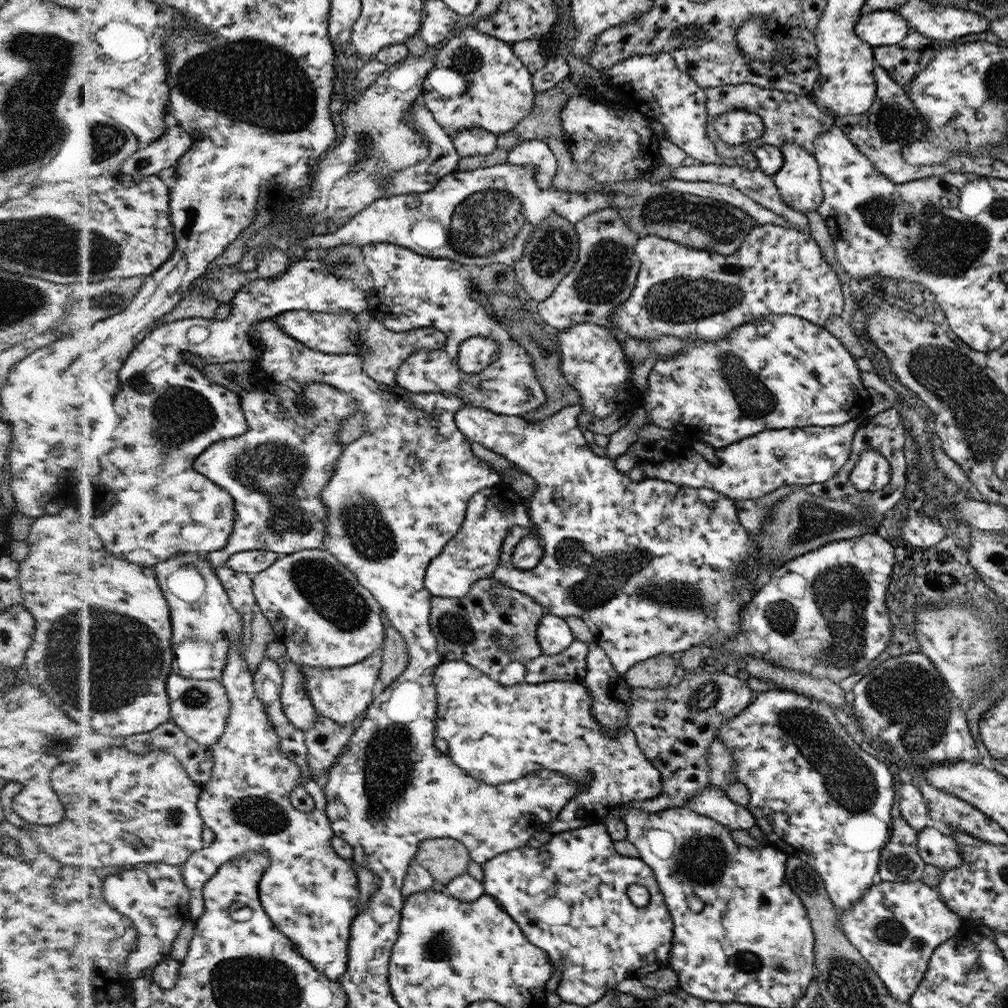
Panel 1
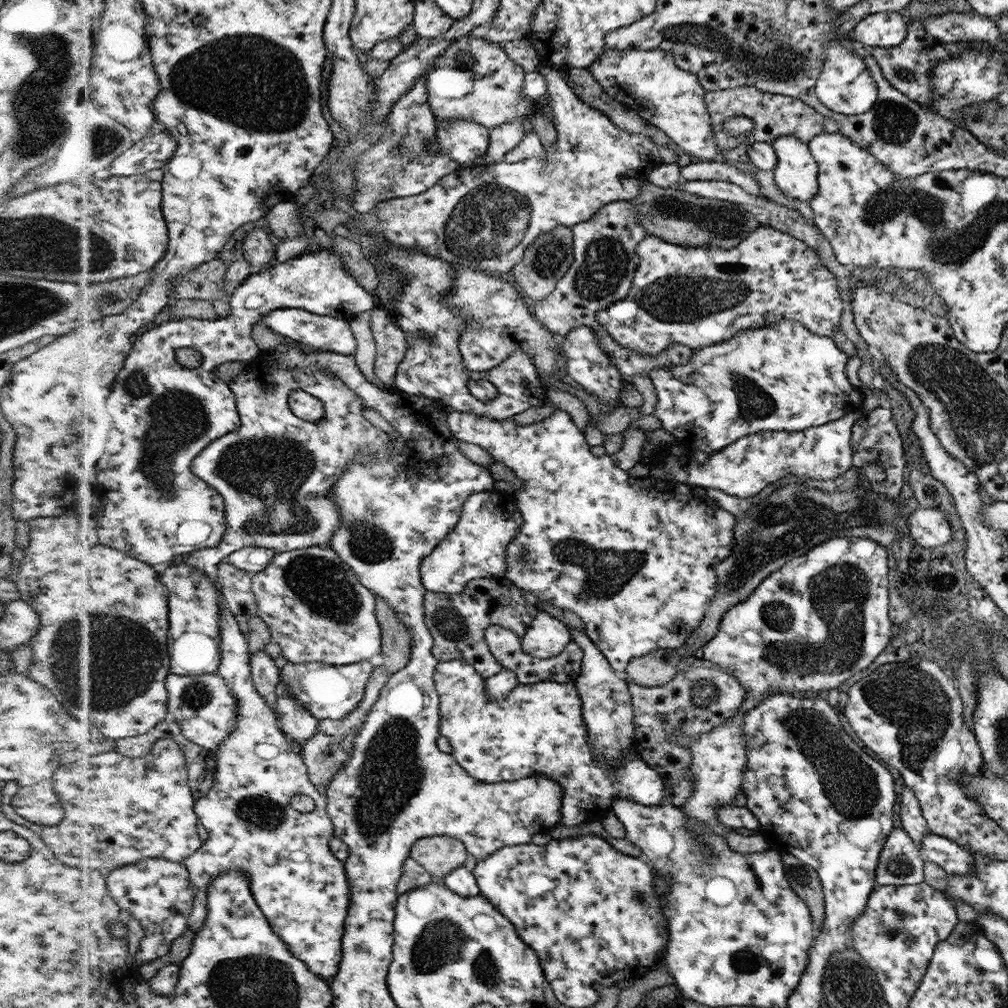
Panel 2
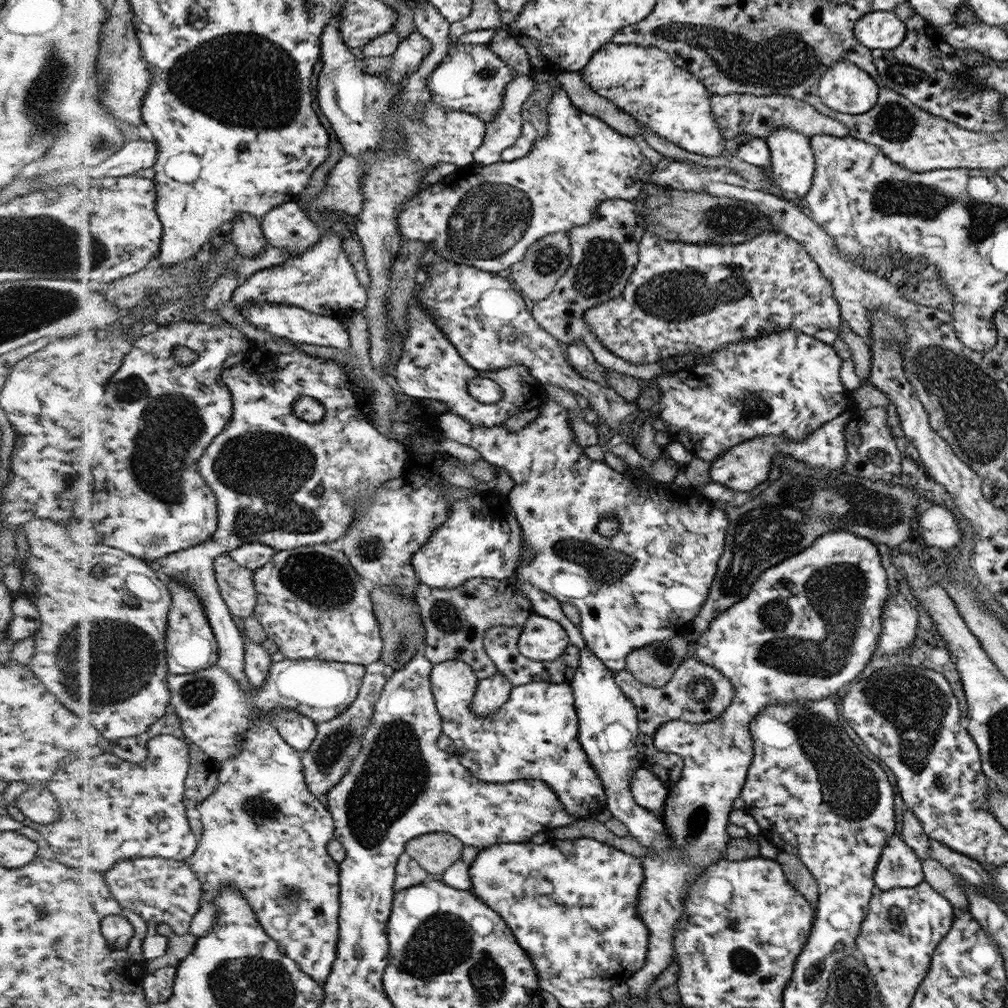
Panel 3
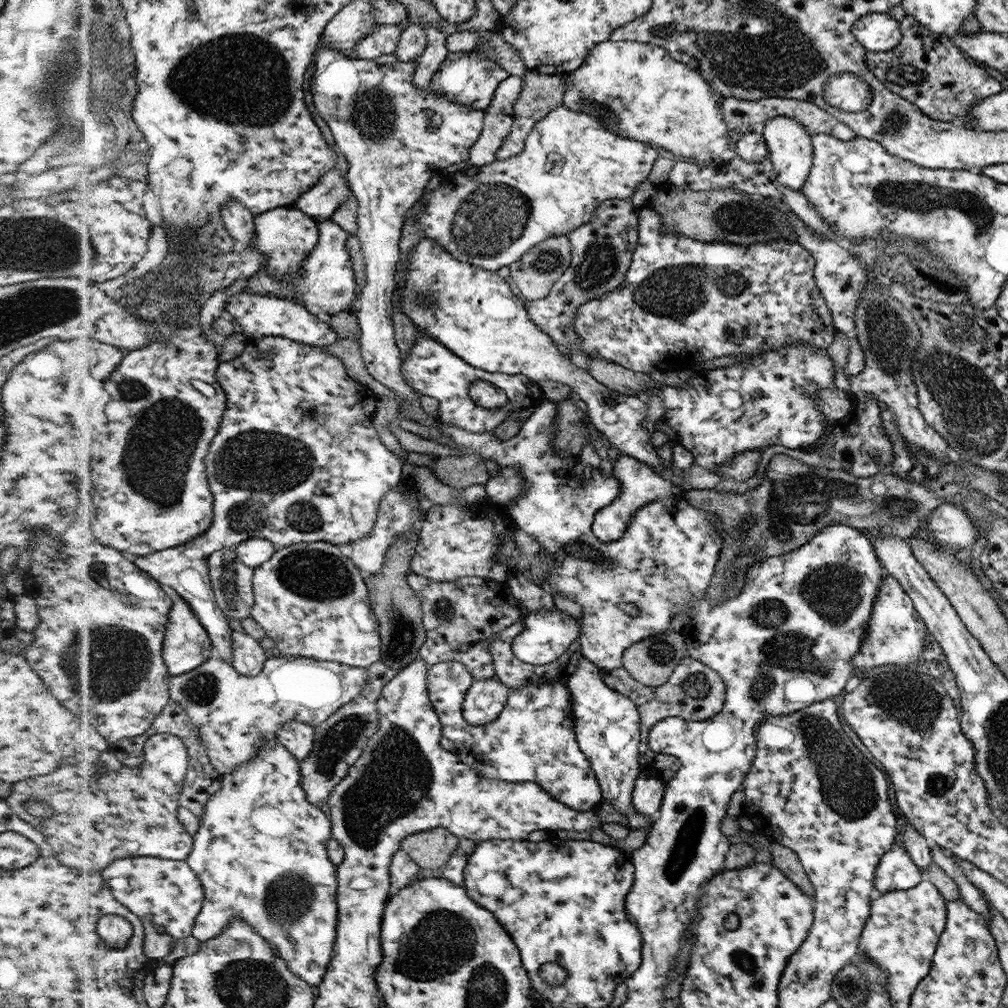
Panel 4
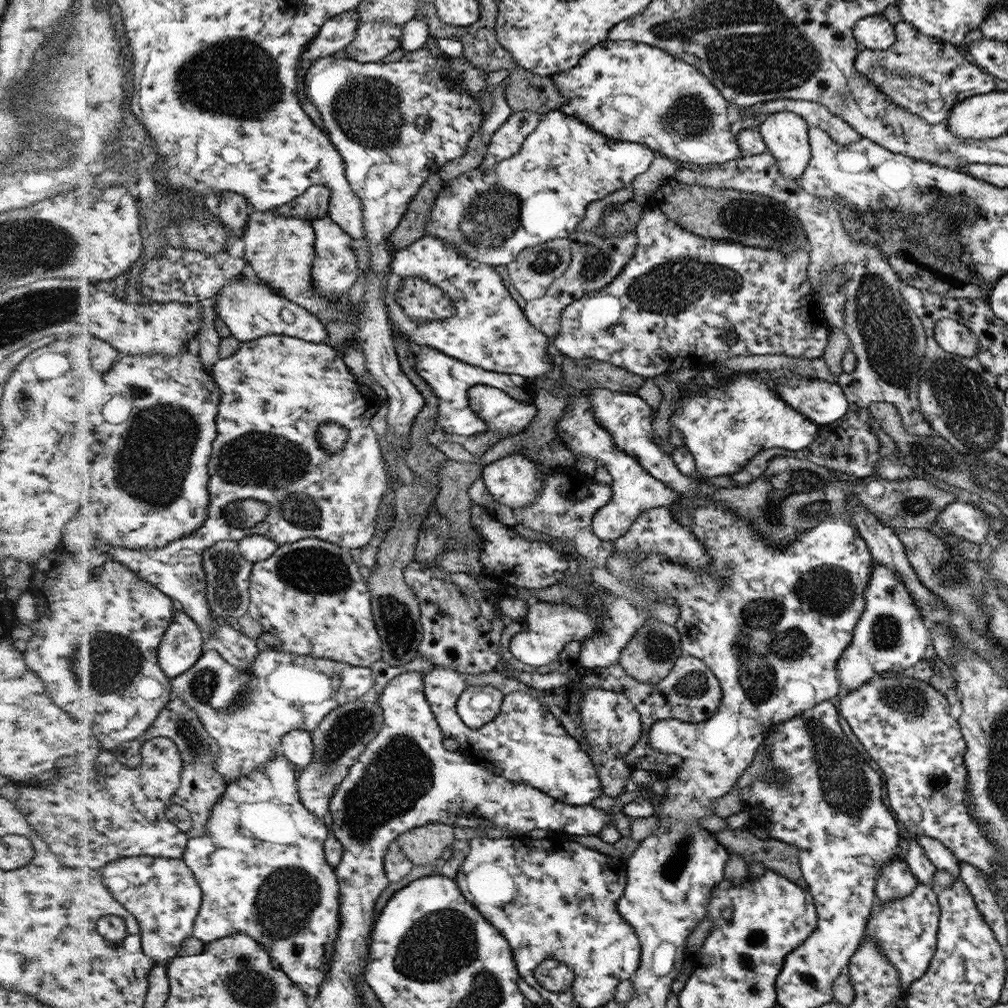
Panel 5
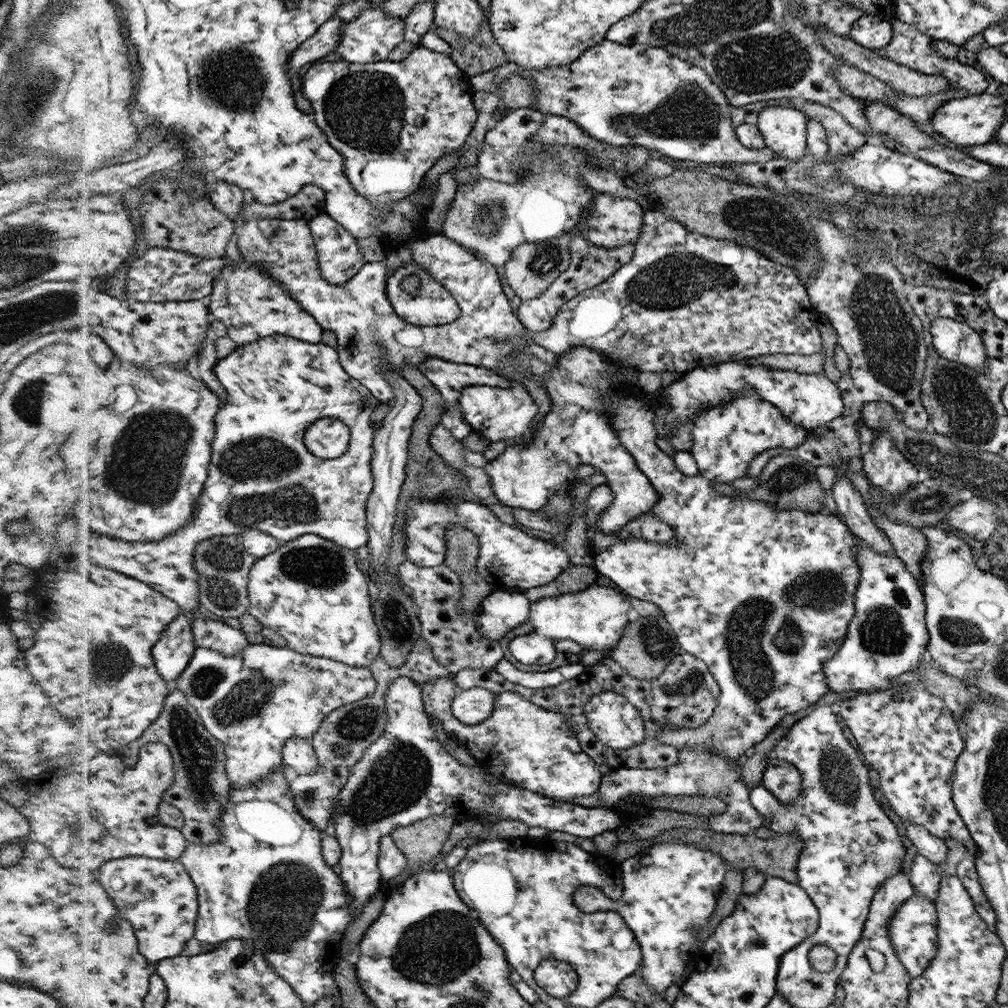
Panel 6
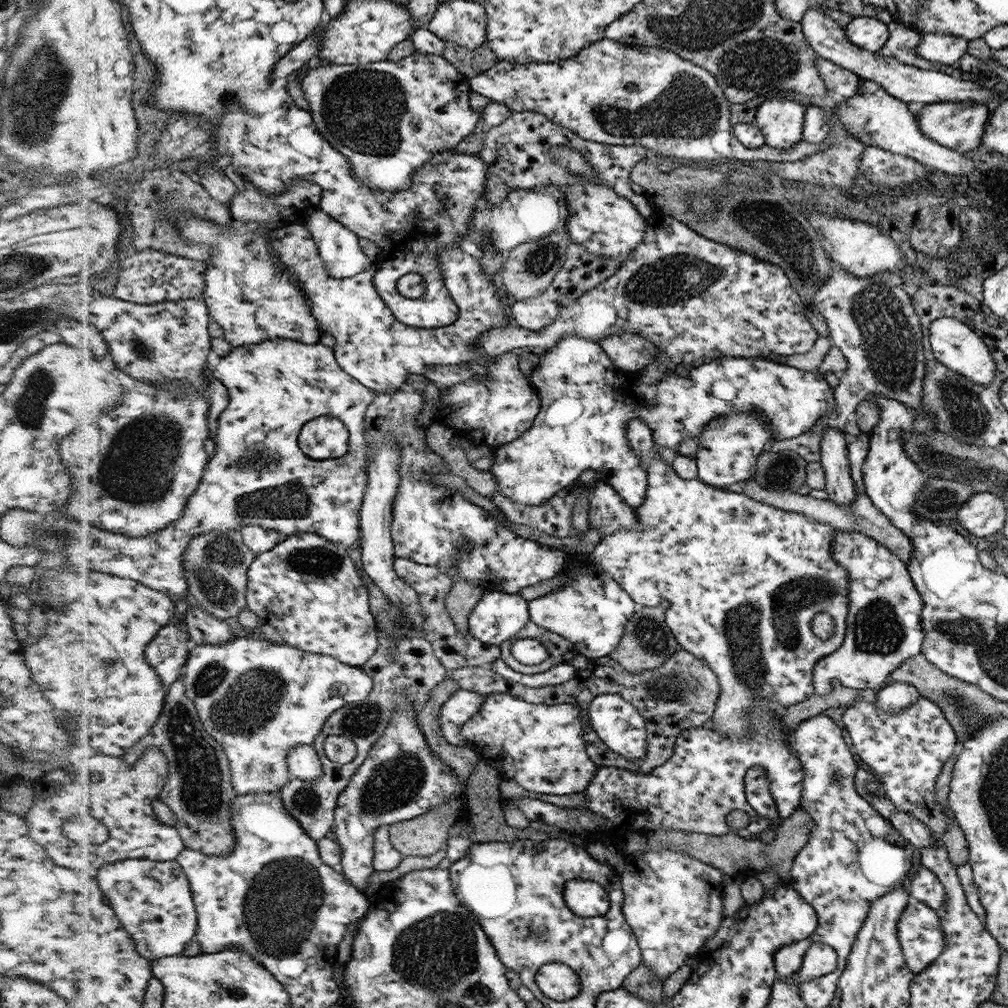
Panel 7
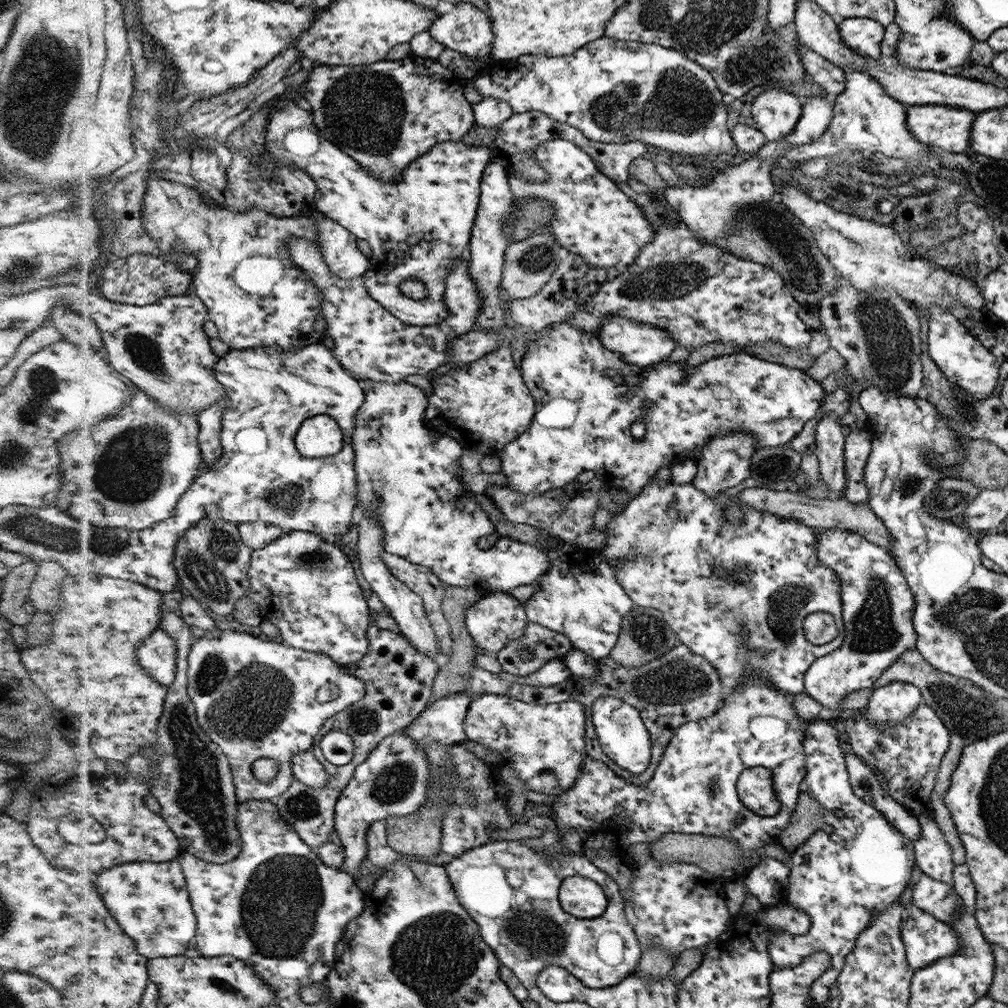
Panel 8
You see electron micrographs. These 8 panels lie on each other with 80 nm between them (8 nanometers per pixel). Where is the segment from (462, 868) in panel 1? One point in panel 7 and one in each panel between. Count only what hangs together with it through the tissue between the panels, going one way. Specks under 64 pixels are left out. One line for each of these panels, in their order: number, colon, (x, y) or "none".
2: (440, 855)
3: (435, 852)
4: (431, 849)
5: (423, 845)
6: (422, 841)
7: (422, 836)

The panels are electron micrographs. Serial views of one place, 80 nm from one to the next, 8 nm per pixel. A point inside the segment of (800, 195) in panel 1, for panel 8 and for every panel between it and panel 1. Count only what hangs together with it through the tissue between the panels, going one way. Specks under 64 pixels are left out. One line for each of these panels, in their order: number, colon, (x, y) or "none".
2: (796, 172)
3: (792, 161)
4: (789, 145)
5: (787, 135)
6: (784, 129)
7: (779, 118)
8: (776, 113)

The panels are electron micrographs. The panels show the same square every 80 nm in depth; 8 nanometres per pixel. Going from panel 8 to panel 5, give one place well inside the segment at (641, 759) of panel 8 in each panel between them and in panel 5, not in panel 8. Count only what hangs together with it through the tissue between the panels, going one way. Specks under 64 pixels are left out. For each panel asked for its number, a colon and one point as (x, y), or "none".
5: (612, 725)
6: (614, 721)
7: (619, 725)

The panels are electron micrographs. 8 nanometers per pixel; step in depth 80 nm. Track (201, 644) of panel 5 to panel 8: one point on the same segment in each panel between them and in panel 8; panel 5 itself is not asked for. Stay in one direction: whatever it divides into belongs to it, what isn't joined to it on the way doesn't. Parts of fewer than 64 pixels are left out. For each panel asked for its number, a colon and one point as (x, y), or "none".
6: (174, 653)
7: (169, 653)
8: (159, 653)

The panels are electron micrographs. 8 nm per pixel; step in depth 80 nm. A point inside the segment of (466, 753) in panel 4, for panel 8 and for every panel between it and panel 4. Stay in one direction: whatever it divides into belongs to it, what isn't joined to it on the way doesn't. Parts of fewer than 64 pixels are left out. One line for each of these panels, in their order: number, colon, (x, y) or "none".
5: (525, 743)
6: (524, 744)
7: (541, 747)
8: (544, 744)

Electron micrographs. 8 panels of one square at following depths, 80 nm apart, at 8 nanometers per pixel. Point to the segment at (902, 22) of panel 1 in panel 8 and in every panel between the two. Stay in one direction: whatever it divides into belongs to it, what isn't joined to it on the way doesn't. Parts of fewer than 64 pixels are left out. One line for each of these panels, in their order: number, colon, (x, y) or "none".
2: (879, 30)
3: (880, 29)
4: (878, 31)
5: (874, 32)
6: (873, 32)
7: (871, 34)
8: (863, 35)

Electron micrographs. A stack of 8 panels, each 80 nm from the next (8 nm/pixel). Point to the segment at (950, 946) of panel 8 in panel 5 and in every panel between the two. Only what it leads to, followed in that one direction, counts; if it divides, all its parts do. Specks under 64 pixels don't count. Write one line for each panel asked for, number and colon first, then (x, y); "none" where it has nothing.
5: (906, 929)
6: (914, 928)
7: (921, 936)

